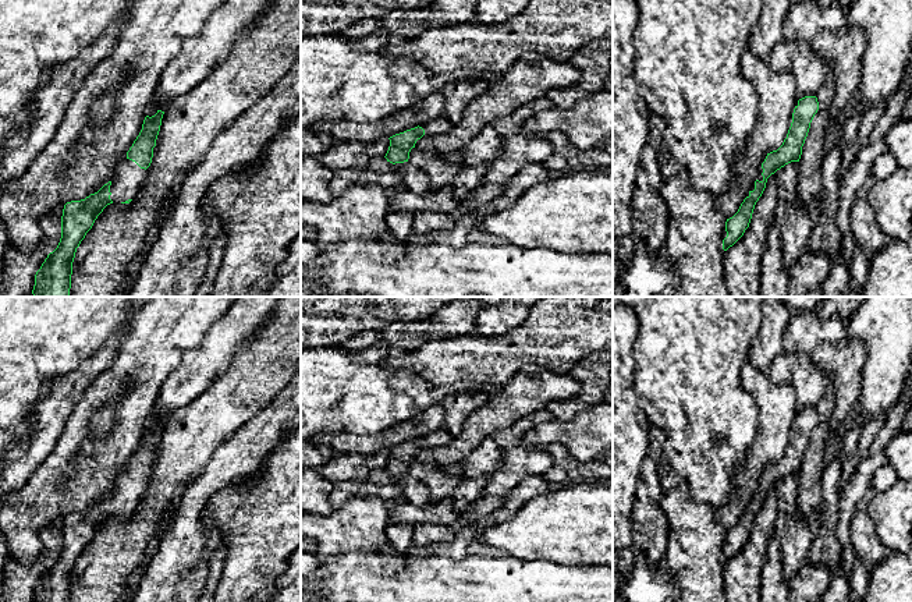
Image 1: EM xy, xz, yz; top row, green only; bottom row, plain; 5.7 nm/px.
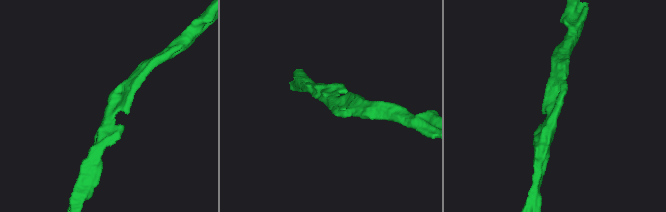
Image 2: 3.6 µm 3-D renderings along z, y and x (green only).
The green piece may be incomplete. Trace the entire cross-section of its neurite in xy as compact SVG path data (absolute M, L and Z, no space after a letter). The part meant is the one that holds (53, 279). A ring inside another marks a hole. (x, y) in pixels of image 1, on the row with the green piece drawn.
M157 110L155 116L145 117L139 135L107 184L85 199L64 205L61 238L35 275L33 297L70 297L77 248L107 205L129 203L138 194L152 163L163 114Z

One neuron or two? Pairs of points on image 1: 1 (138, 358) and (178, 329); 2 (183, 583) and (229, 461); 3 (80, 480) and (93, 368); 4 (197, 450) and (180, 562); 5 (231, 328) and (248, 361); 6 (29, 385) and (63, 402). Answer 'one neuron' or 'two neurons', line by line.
1: one neuron
2: one neuron
3: two neurons
4: two neurons
5: two neurons
6: two neurons

